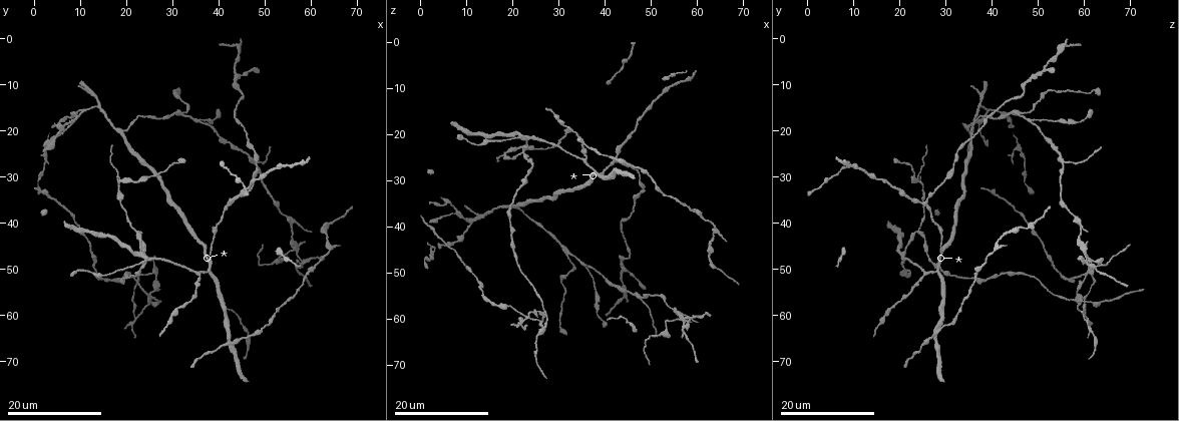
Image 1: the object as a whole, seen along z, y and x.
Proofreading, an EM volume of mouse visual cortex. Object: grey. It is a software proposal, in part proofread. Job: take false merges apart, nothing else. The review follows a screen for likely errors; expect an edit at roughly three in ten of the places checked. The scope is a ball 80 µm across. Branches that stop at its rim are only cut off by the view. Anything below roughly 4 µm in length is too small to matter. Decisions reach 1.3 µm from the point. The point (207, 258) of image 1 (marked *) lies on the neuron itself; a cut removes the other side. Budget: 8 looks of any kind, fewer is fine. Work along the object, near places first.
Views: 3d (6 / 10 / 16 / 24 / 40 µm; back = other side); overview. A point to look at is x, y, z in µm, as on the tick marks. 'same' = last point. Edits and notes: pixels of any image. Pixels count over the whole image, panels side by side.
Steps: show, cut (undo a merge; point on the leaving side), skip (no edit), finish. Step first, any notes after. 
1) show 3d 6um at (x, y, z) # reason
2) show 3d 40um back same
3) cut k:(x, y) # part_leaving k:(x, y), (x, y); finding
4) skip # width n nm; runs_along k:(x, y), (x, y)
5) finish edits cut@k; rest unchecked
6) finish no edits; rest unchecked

show 3d 16um at (37.5, 51.0, 28.0)

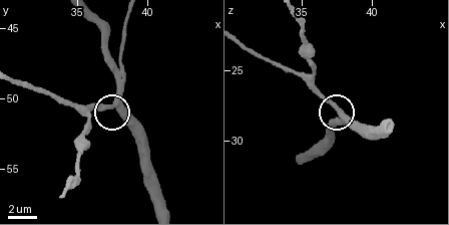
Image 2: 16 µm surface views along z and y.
show 3d 10um at (37.8, 50.4, 28.0)

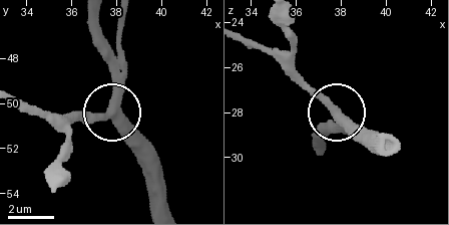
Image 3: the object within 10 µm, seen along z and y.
skip # width 360 nm; continuous, no second neuron

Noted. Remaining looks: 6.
show 3d 16um at (25.5, 57.0, 63.5) # calibre changes

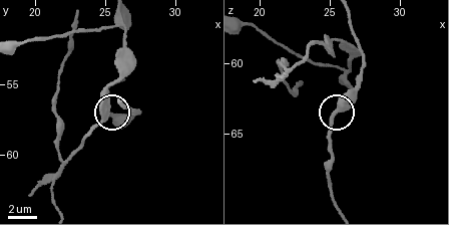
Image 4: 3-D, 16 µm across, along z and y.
show 3d 6um at (25.8, 57.0, 63.4)

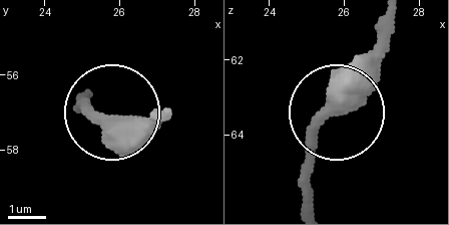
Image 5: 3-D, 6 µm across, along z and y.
skip # runs_along 5:(396, 19), (367, 86), (323, 125), (310, 202); continuous, no second neuron

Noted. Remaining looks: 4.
show 3d 16um at (18.5, 30.5, 24.0) # three arms meet

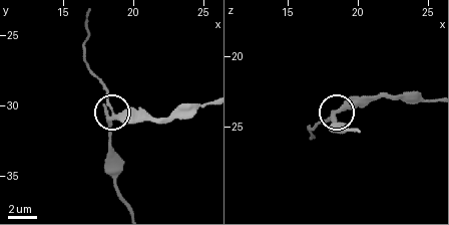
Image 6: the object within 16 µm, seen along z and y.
show 3d 6um at (18.6, 30.8, 23.8)

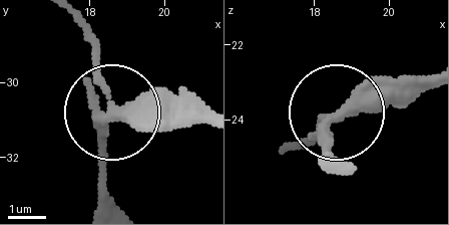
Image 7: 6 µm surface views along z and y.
skip # side_arm 9 um; runs_along 7:(105, 205), (108, 99), (89, 26); all the same neuron

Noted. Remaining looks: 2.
finish no edits; rest unchecked

